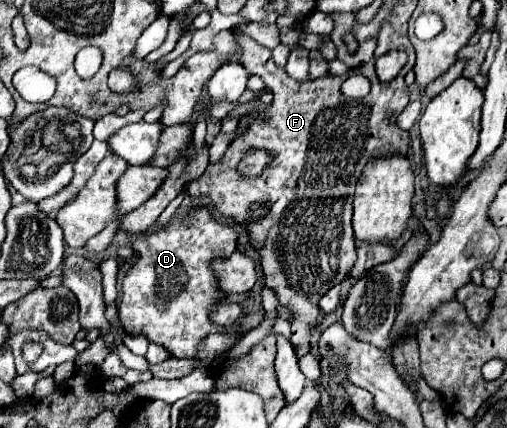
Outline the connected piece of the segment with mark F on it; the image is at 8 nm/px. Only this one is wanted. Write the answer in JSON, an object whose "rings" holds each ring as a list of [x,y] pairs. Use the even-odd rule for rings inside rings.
{"rings":[[[231,28],[235,42],[239,44],[239,62],[243,60],[243,66],[247,72],[257,74],[265,86],[273,86],[275,98],[269,106],[269,110],[259,110],[249,116],[243,116],[241,122],[251,122],[245,136],[231,142],[223,154],[223,158],[217,164],[209,164],[205,174],[199,178],[199,188],[203,196],[207,196],[211,202],[215,202],[215,208],[223,216],[231,216],[235,222],[245,224],[251,232],[253,246],[259,250],[261,266],[265,272],[265,284],[273,286],[277,290],[277,298],[281,306],[289,306],[293,310],[293,344],[297,346],[297,356],[303,356],[309,352],[309,336],[311,328],[321,322],[323,312],[317,306],[317,300],[335,284],[341,284],[345,276],[349,274],[353,260],[355,260],[355,236],[351,228],[351,214],[353,214],[353,194],[355,194],[355,182],[367,164],[369,158],[377,156],[389,156],[389,154],[407,154],[409,150],[409,132],[401,130],[395,120],[403,112],[403,108],[409,104],[409,90],[405,83],[405,75],[413,69],[415,64],[414,48],[407,52],[407,64],[401,69],[397,78],[389,84],[381,84],[375,76],[374,61],[365,66],[359,66],[351,72],[365,74],[370,81],[371,90],[361,100],[349,100],[341,94],[341,84],[347,76],[321,76],[317,80],[309,82],[297,82],[285,74],[283,68],[277,68],[271,60],[271,50],[257,44],[251,36],[243,34],[241,30]],[[249,148],[267,148],[273,154],[273,162],[269,168],[257,176],[257,178],[245,178],[237,172],[237,162]]]}

